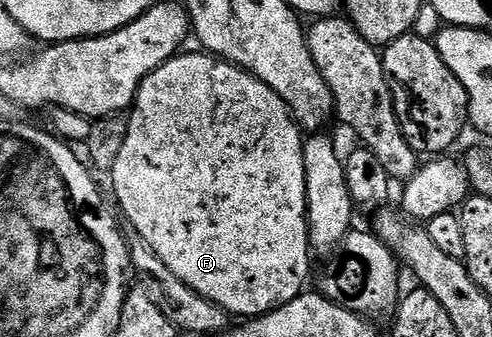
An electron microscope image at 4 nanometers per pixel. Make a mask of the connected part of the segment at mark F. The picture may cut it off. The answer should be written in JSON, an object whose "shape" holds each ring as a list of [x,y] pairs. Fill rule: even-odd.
{"shape":[[[208,53],[185,54],[174,55],[141,82],[137,98],[133,100],[127,115],[127,141],[123,141],[123,149],[119,149],[119,158],[115,160],[111,172],[113,191],[117,194],[115,203],[120,214],[129,218],[132,230],[139,237],[143,237],[147,245],[151,245],[155,257],[159,257],[159,261],[163,261],[163,265],[167,265],[167,269],[171,269],[171,273],[175,273],[175,277],[183,281],[183,285],[187,285],[197,295],[207,297],[207,301],[219,305],[231,317],[265,315],[276,307],[287,305],[296,295],[302,294],[307,287],[305,282],[309,279],[311,250],[308,235],[307,176],[303,167],[303,132],[293,120],[293,114],[283,97],[279,97],[275,89],[263,85],[263,81],[259,81],[259,77],[255,77],[251,71],[245,71],[233,63],[228,63],[226,59],[219,59]]]}

